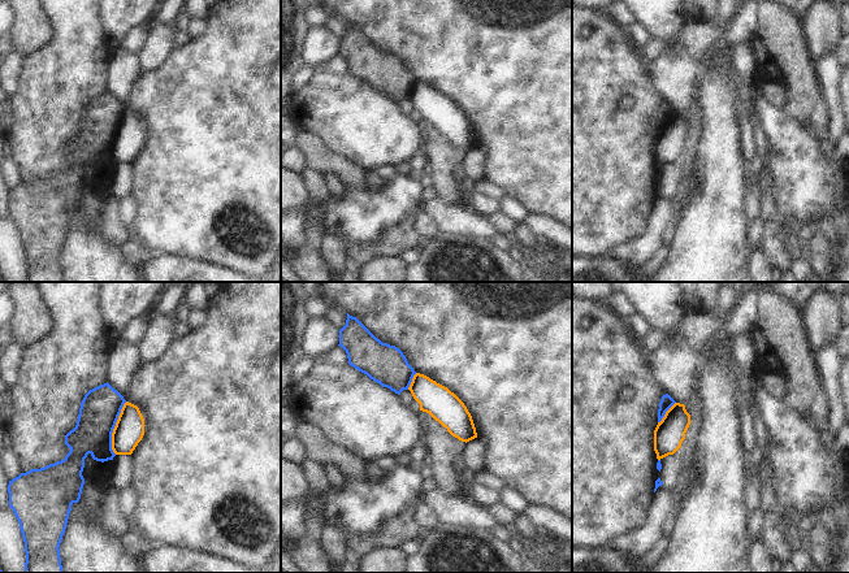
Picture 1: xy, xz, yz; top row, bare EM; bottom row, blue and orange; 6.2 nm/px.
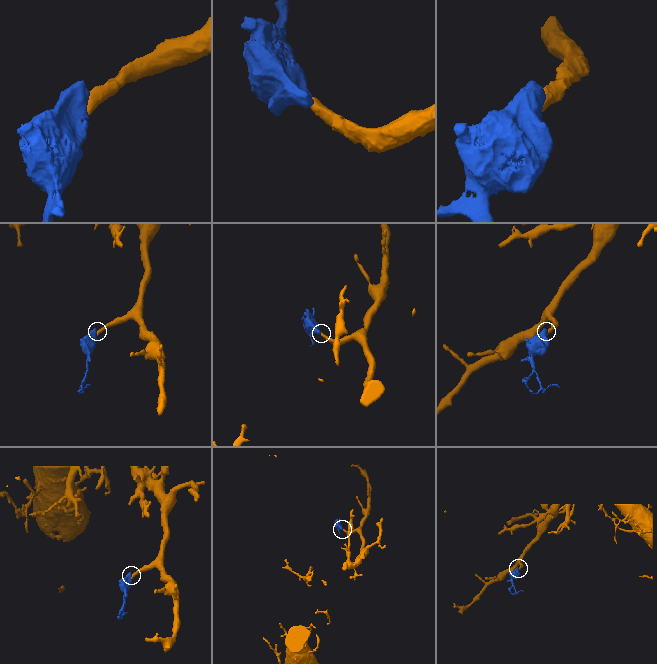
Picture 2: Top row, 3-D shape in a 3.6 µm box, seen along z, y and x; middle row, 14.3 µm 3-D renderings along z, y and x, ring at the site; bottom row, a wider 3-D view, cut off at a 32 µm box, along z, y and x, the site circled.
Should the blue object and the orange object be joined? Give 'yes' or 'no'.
no

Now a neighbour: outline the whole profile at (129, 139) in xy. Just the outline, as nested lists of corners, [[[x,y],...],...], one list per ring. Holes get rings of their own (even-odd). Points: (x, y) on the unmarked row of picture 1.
[[[126,110],[112,142],[116,164],[131,164],[144,144],[144,127],[139,117]]]

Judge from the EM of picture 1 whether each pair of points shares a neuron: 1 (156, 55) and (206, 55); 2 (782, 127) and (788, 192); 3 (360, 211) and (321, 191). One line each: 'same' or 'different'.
1: different
2: same
3: different

